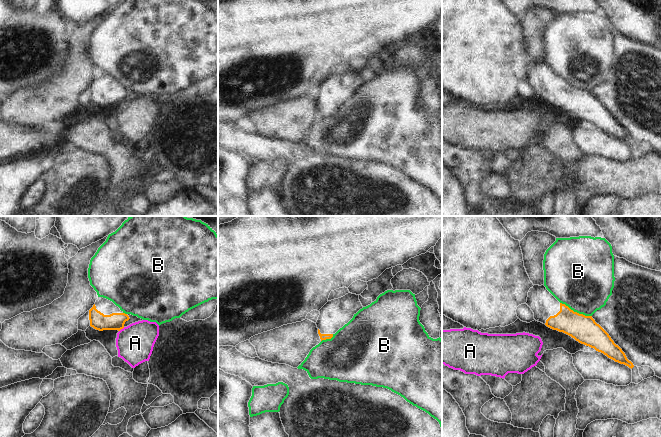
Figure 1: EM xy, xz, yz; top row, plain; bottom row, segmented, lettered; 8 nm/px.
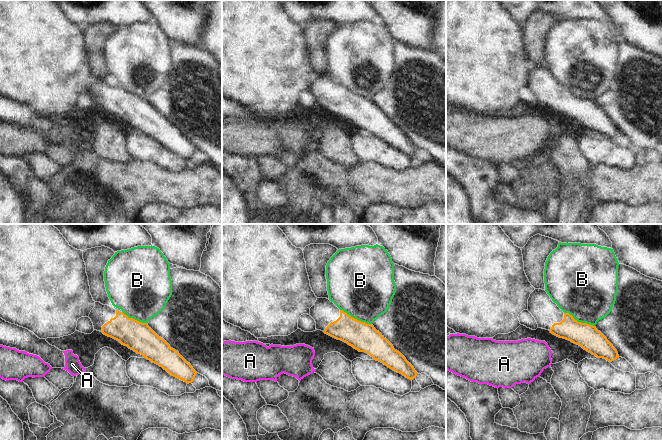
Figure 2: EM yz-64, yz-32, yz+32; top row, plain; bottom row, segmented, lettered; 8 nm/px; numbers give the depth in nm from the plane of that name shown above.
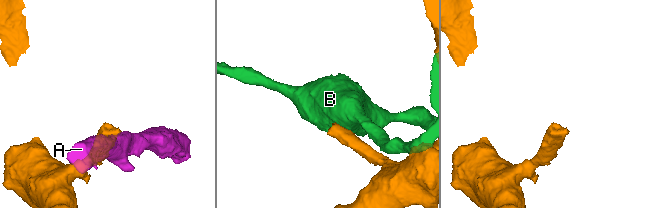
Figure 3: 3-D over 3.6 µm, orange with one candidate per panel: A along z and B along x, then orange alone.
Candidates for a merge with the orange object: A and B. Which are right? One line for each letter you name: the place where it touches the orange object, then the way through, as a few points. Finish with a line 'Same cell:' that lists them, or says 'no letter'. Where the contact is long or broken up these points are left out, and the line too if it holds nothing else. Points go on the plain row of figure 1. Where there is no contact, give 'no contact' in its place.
Same cell: no letter

